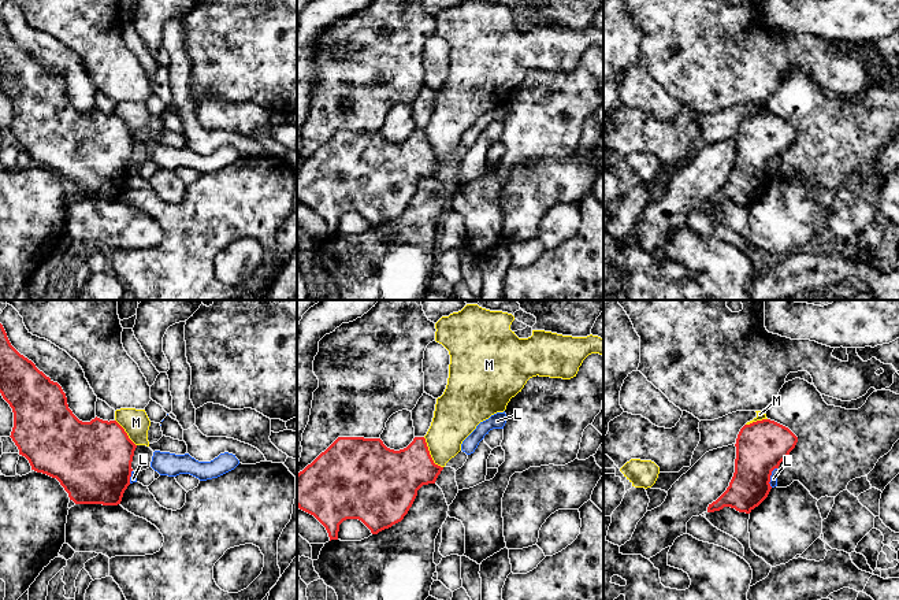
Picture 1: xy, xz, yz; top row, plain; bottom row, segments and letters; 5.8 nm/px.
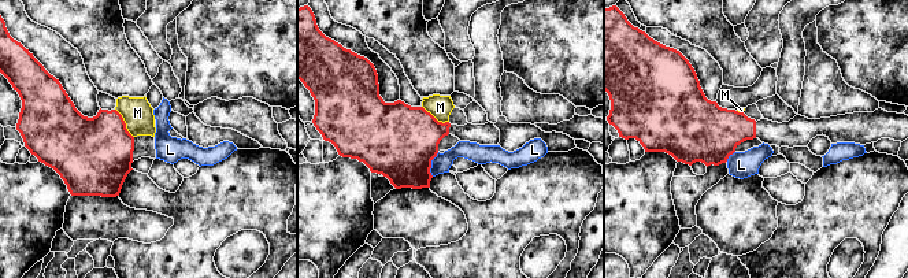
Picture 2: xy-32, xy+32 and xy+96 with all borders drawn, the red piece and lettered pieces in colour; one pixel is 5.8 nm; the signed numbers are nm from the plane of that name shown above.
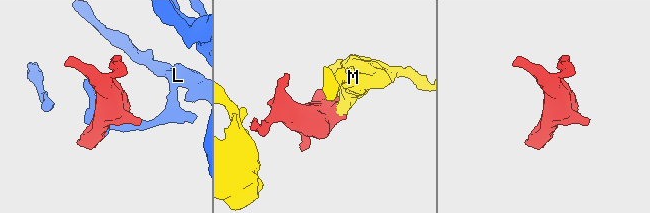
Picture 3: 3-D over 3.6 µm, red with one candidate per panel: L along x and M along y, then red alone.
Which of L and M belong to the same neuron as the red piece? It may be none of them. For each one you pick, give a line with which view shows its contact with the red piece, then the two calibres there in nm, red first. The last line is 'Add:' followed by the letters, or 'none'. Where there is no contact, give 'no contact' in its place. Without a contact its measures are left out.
Add: none

